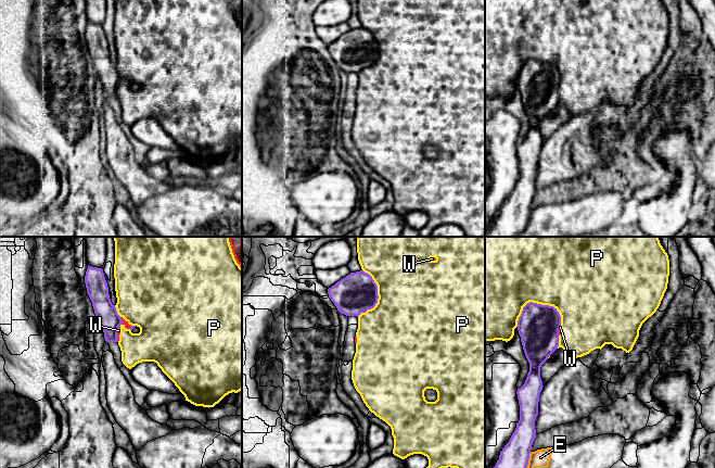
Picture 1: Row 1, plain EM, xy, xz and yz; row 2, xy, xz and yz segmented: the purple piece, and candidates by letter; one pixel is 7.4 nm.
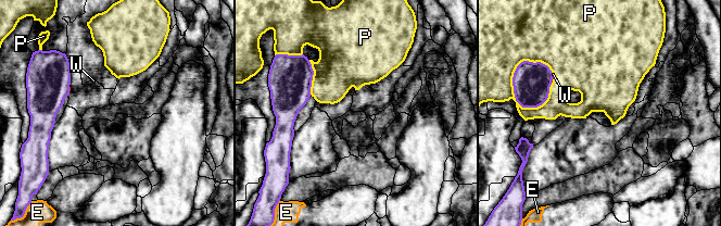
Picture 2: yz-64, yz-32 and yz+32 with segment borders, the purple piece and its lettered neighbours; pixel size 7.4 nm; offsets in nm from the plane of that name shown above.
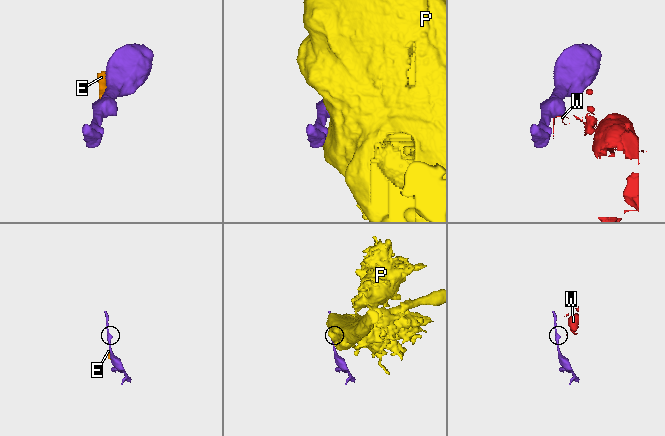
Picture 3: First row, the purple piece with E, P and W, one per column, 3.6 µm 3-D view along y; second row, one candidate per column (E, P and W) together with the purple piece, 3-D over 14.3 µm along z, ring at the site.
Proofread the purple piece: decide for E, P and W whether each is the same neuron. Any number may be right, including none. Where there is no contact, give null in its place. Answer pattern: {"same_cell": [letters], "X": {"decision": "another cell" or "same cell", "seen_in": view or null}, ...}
{"same_cell": [], "E": {"decision": "another cell", "seen_in": "yz"}, "P": {"decision": "another cell", "seen_in": "yz"}, "W": {"decision": "another cell", "seen_in": "xy"}}

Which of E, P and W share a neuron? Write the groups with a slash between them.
E / P W

